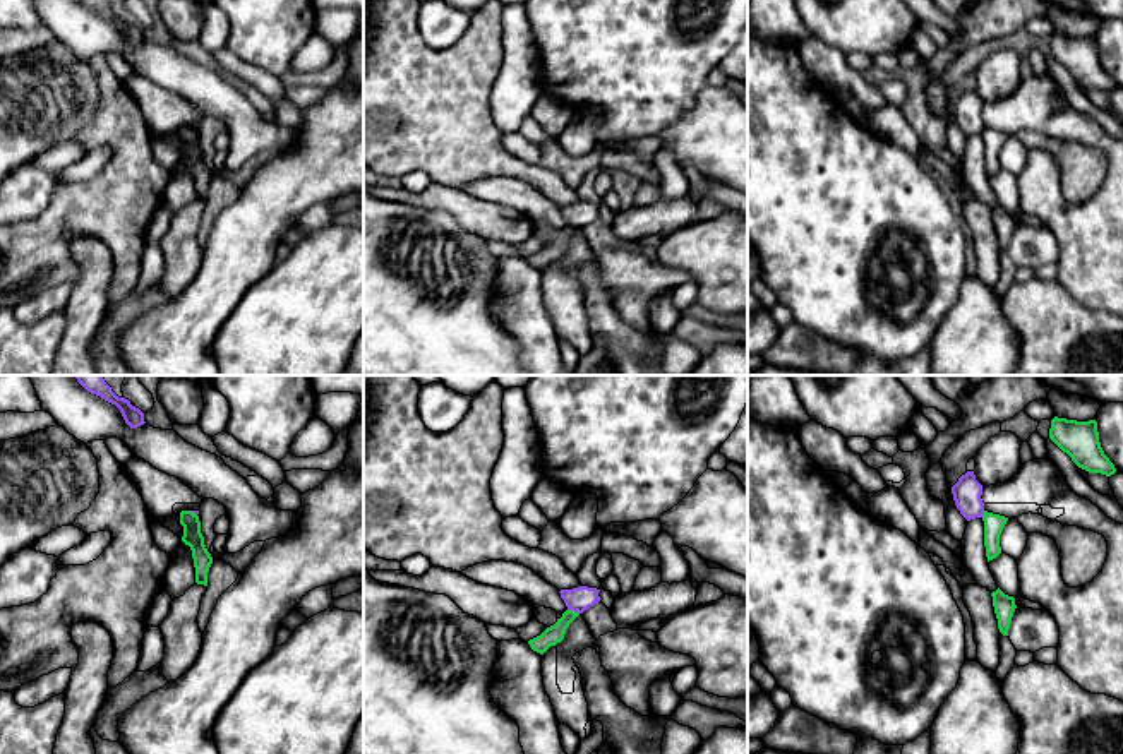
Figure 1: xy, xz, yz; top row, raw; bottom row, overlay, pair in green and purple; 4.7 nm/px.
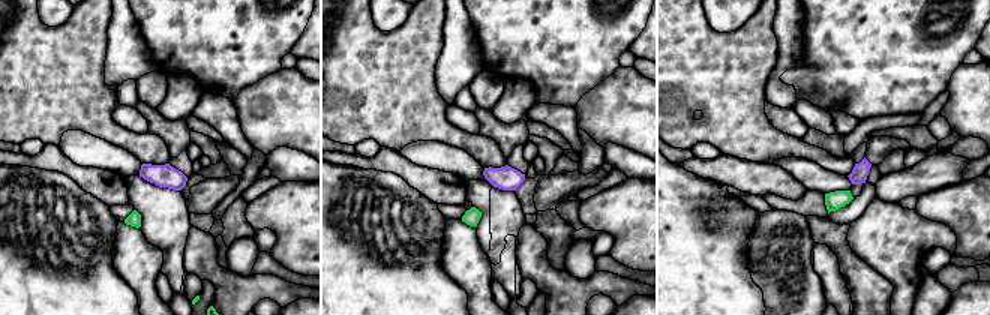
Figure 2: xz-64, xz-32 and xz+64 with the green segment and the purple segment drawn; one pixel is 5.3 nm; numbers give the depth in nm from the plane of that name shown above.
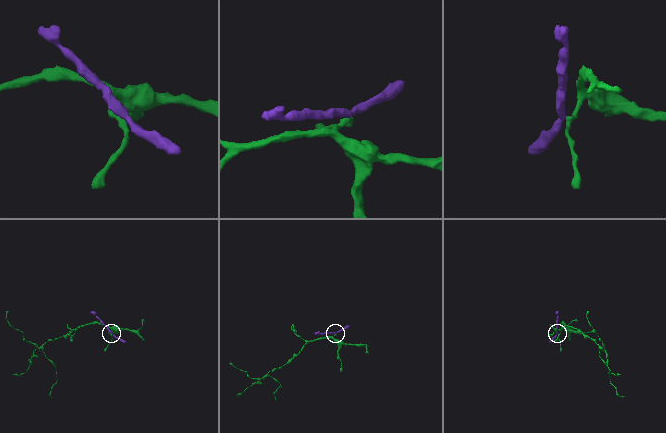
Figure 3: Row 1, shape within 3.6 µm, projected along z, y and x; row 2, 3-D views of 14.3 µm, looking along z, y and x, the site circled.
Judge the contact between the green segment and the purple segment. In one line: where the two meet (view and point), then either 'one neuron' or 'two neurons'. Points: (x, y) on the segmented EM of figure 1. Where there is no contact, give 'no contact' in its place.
contact xz (571, 610); two neurons

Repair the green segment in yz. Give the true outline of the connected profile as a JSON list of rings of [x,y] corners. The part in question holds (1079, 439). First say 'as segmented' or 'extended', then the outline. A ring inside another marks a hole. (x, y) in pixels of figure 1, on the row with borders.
as segmented; [[[1054,416],[1051,420],[1049,439],[1066,452],[1078,468],[1106,476],[1116,473],[1114,464],[1101,447],[1096,420],[1077,422]]]

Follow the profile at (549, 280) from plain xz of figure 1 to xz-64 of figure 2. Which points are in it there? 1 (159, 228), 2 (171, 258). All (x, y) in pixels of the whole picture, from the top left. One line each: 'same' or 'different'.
1: same
2: same

